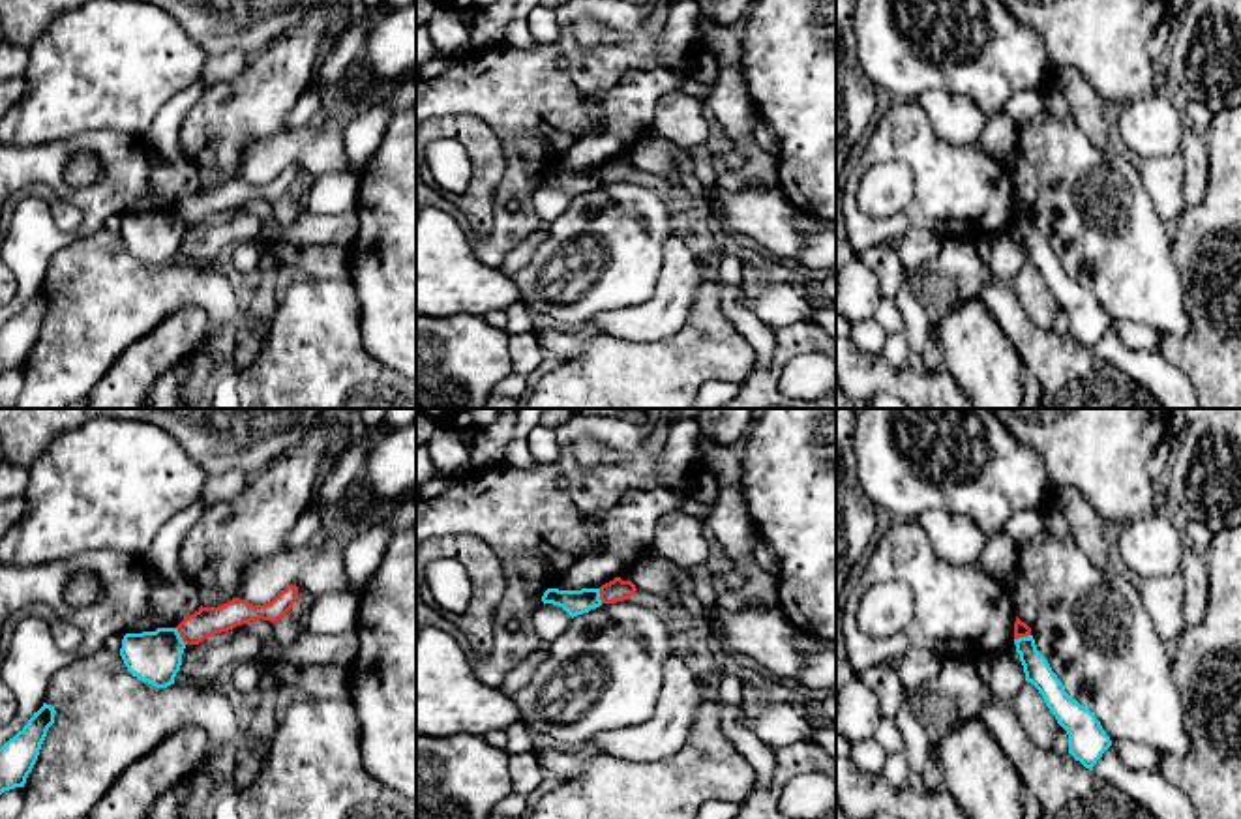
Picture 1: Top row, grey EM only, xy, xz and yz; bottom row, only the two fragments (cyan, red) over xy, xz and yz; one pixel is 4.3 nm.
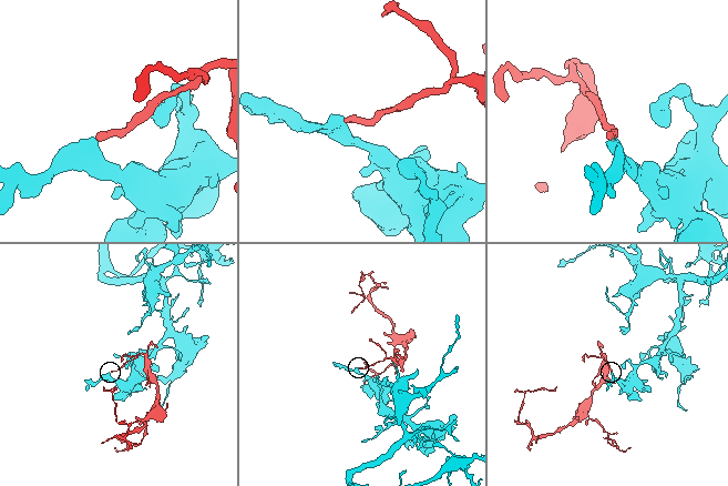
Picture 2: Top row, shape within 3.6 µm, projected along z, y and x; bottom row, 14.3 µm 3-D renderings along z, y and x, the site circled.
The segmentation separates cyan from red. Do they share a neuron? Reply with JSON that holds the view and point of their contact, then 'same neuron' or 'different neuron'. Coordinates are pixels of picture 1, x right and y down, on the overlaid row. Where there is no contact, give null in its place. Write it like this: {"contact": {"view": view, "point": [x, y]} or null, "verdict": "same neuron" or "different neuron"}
{"contact": {"view": "xy", "point": [179, 636]}, "verdict": "different neuron"}

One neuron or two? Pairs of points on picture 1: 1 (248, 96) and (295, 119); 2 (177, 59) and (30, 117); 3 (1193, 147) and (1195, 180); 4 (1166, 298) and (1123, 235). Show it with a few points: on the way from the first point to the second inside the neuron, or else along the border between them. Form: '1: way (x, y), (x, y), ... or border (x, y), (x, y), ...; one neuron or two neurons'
1: border (310, 85), (289, 113), (285, 128); two neurons
2: way (141, 59), (119, 62), (92, 89), (66, 96); one neuron
3: way (1195, 154), (1195, 173); one neuron
4: way (1151, 283), (1123, 255), (1123, 250); one neuron

